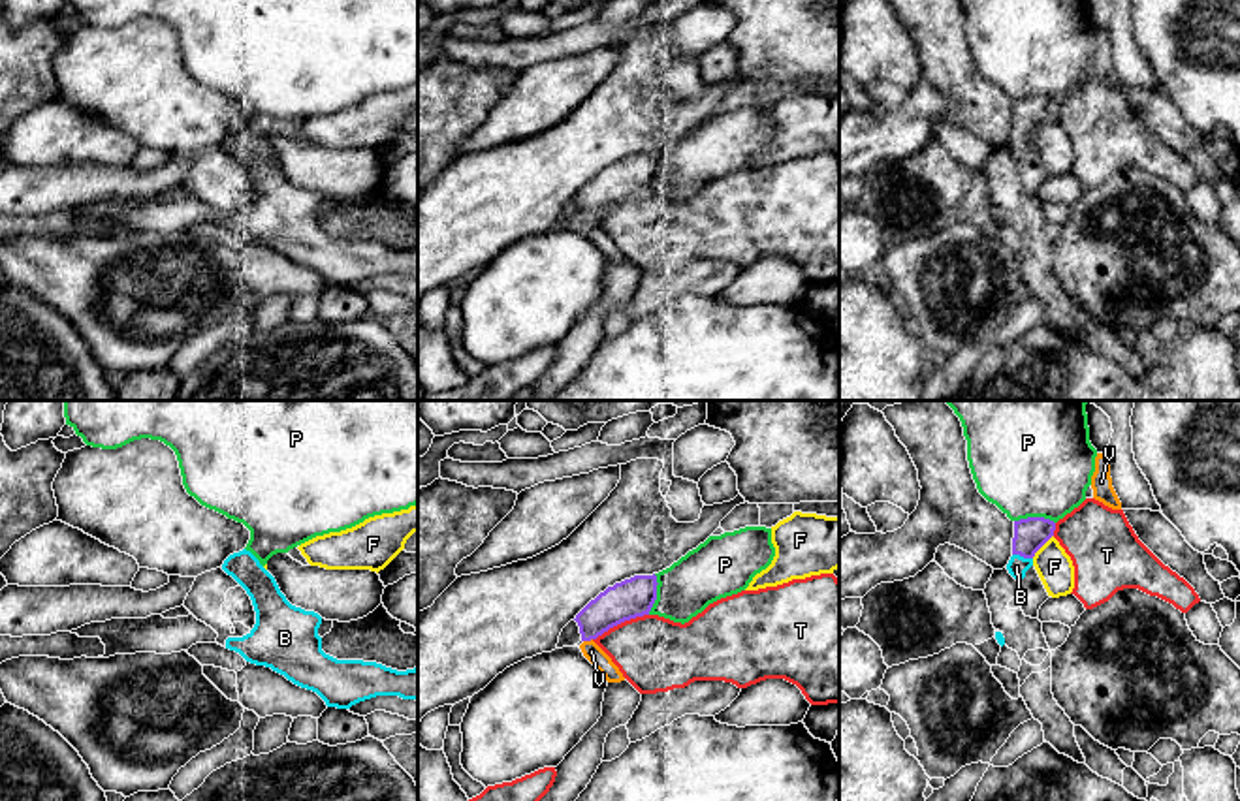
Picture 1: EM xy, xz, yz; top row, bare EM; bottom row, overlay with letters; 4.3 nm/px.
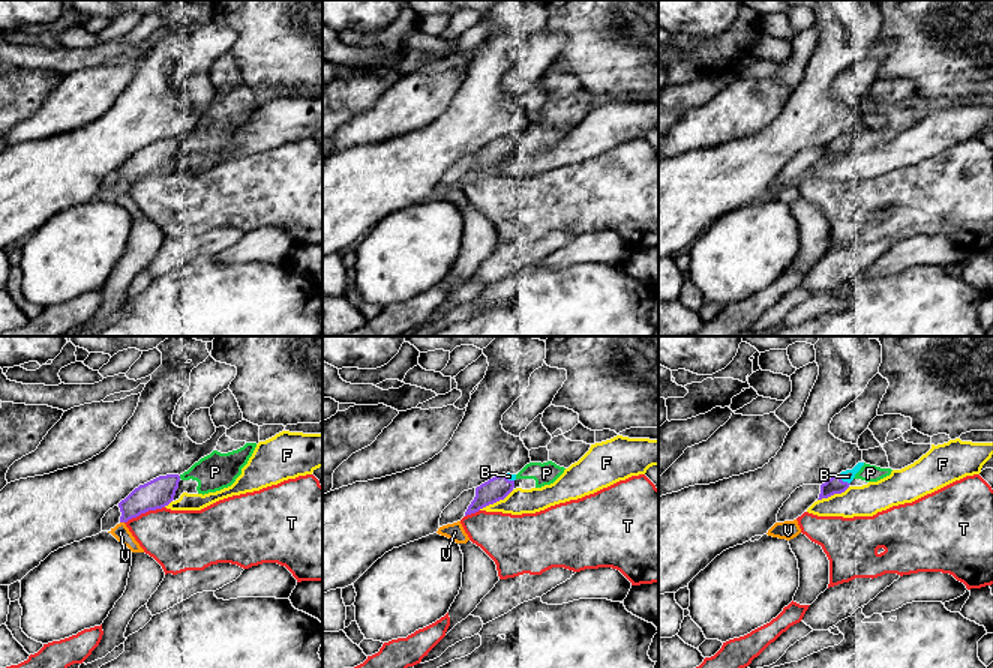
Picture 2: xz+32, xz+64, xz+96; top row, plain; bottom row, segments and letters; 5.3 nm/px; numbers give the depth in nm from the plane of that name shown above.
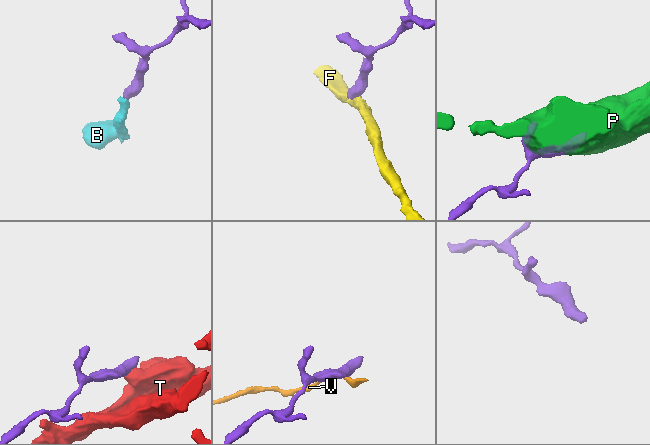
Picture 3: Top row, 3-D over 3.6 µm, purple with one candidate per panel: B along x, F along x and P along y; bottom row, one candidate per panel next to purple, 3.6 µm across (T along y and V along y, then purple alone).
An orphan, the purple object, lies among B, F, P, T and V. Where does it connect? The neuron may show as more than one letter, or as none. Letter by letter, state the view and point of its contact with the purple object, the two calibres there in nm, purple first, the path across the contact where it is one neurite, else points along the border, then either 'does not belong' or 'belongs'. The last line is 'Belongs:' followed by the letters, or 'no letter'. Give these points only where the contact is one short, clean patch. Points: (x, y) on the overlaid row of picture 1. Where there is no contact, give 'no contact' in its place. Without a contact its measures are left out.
B: meets purple in yz at (1022, 555); 140 nm thick on the purple side, 90 nm on the other; belongs
F: meets purple in yz at (1043, 544); 140 nm thick on the purple side, 160 nm on the other; does not belong
P: meets purple in xz at (655, 595); 170 nm thick on the purple side, 240 nm on the other; does not belong
T: meets purple in xz at (620, 623); 170 nm thick on the purple side, 320 nm on the other; border along xz (648, 613), (625, 619), (593, 640); does not belong
V: meets purple in xz at (588, 640); 170 nm thick on the purple side, 80 nm on the other; border along xz (591, 638), (584, 642); does not belong
Belongs: B

